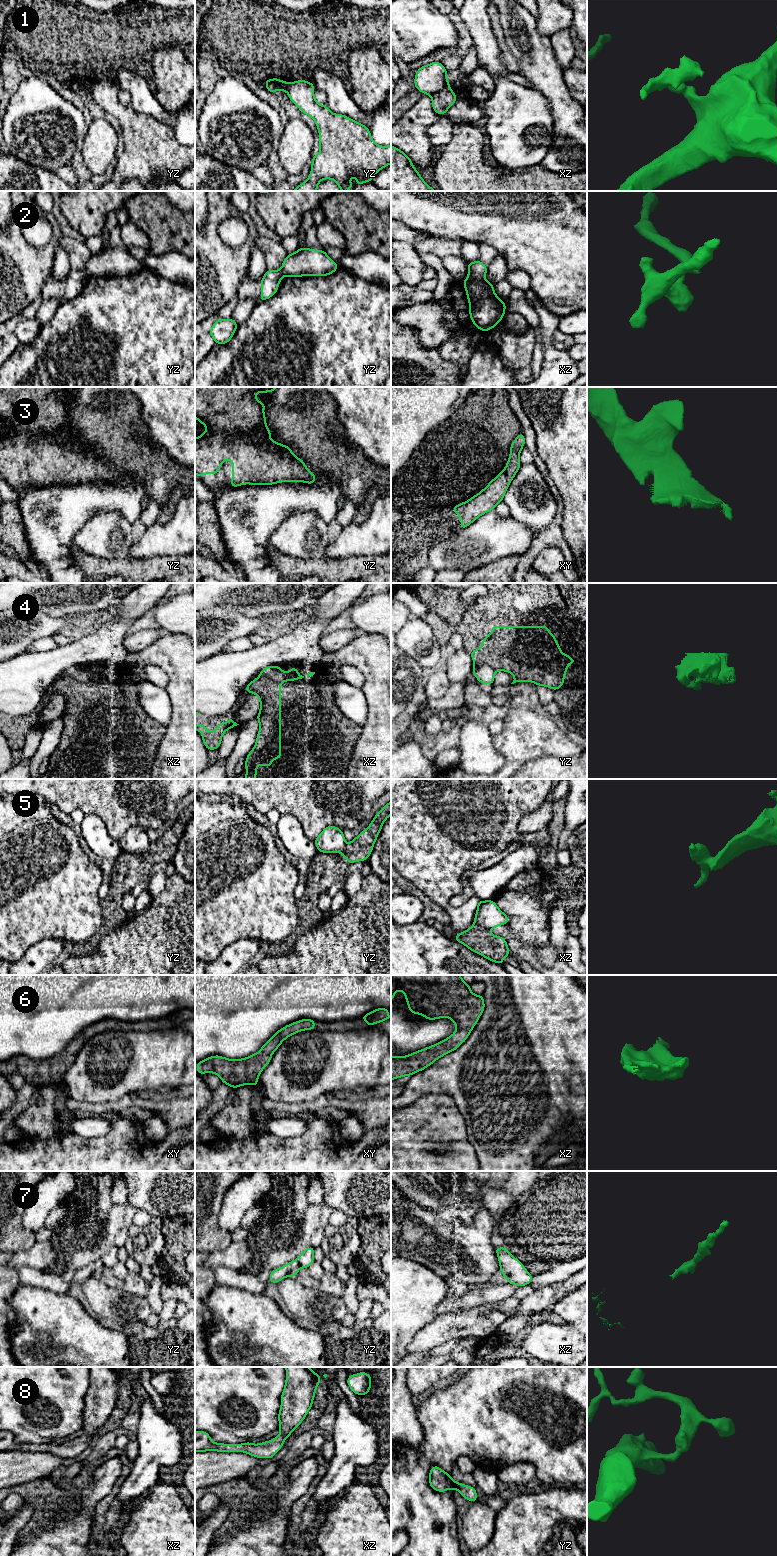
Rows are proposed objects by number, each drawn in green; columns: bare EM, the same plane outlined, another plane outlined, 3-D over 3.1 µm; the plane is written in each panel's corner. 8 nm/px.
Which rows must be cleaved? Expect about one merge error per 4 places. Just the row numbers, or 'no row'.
1, 2, 4, 5

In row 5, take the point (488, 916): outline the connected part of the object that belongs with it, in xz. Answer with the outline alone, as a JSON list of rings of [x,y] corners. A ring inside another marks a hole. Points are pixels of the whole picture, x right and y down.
[[[493,900],[477,901],[474,925],[486,930],[506,925],[509,917],[503,913]]]

